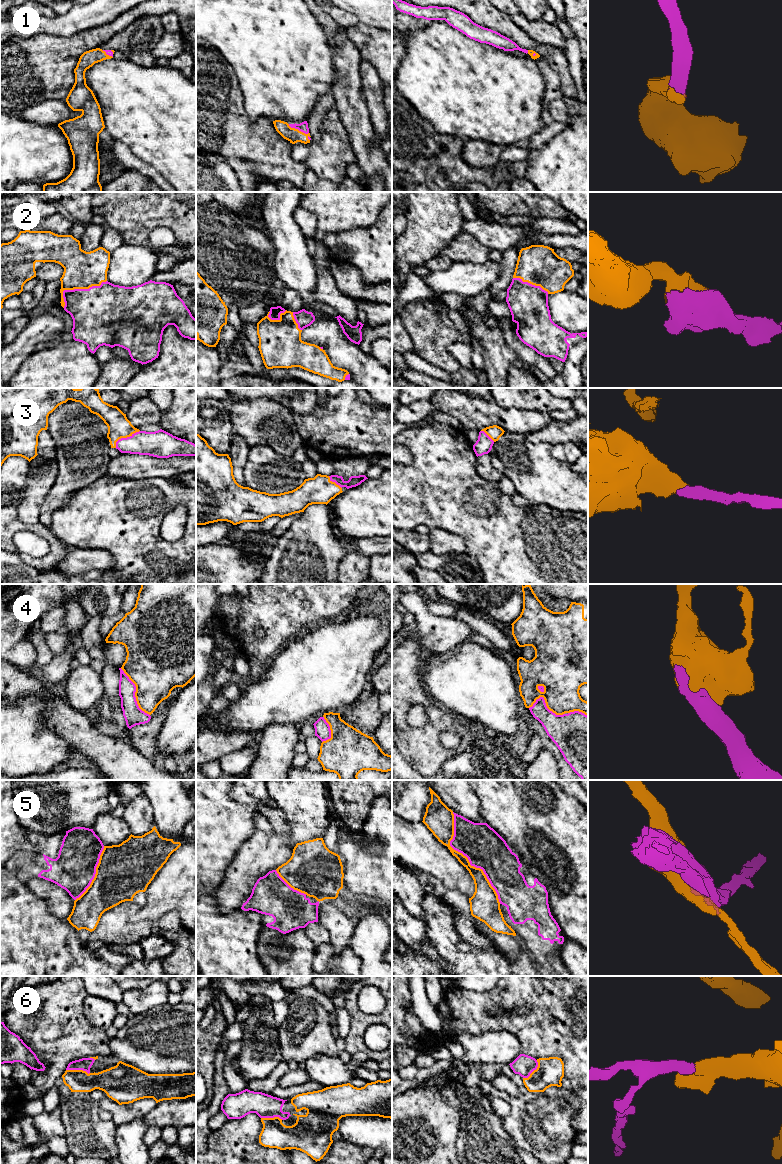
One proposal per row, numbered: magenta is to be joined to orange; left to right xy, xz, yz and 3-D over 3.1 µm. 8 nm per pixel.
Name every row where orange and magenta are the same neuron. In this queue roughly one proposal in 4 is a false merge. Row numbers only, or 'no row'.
1, 2, 3, 6

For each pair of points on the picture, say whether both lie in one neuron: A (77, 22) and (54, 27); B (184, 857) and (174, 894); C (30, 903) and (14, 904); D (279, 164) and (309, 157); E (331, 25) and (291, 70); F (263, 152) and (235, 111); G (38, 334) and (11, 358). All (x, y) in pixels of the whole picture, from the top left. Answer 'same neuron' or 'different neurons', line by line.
A: same neuron
B: same neuron
C: same neuron
D: different neurons
E: different neurons
F: same neuron
G: same neuron

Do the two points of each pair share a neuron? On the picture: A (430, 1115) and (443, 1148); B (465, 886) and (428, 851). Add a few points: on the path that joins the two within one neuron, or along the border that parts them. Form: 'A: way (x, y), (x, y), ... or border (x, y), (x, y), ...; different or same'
A: way (436, 1123), (437, 1140); same
B: way (456, 877), (437, 860); same

